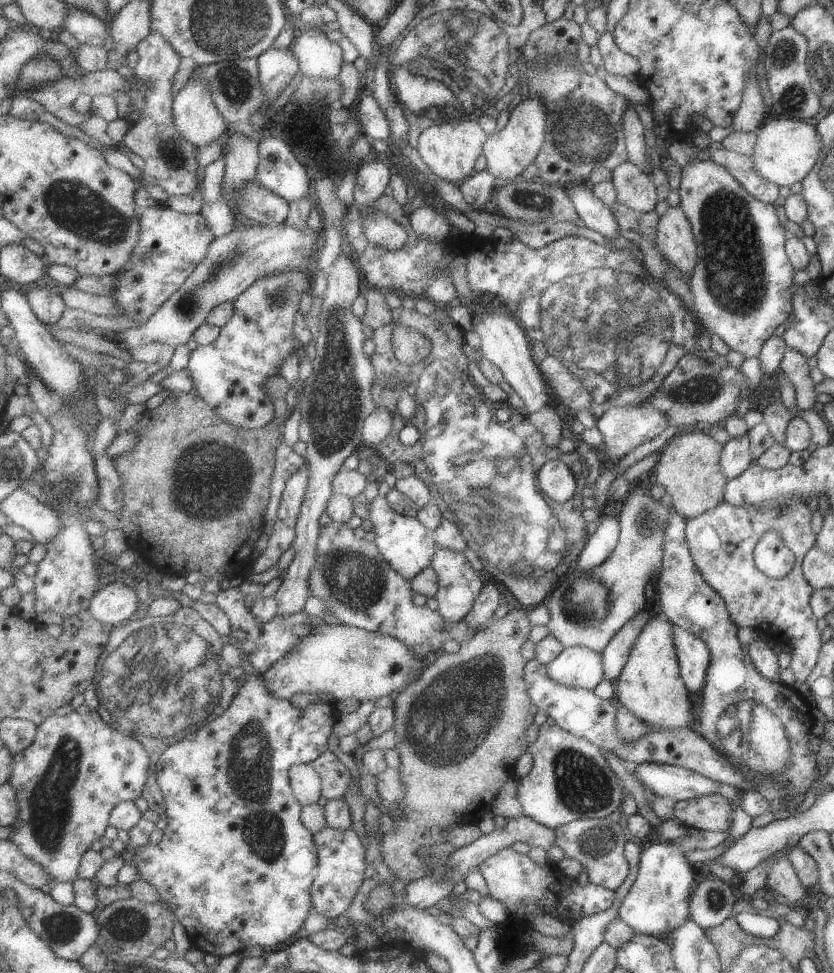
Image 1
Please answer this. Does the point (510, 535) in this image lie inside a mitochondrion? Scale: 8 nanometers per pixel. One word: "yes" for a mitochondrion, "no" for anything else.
yes

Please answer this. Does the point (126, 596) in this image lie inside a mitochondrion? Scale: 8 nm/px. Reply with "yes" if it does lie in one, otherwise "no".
no

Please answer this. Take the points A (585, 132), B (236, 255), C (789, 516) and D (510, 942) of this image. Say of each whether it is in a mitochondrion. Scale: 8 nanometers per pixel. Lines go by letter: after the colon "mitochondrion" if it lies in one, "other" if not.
A: mitochondrion
B: mitochondrion
C: mitochondrion
D: other

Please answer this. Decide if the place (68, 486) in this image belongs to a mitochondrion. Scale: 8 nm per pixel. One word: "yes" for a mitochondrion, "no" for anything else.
yes

